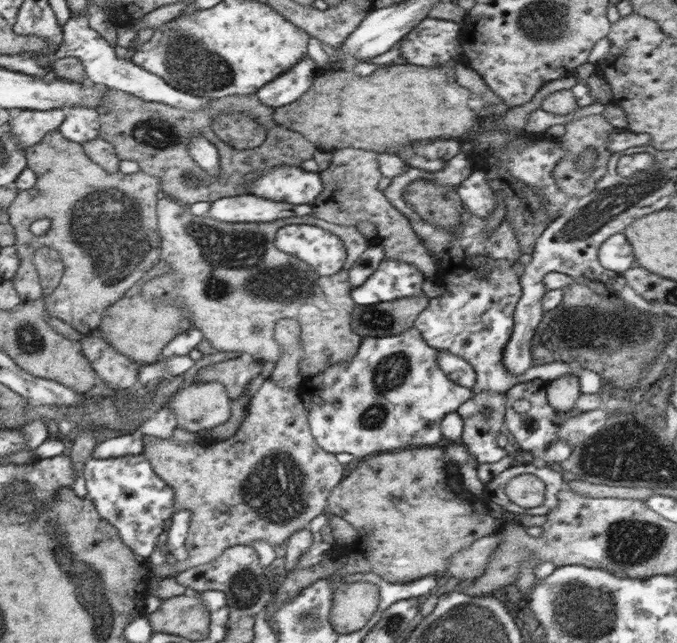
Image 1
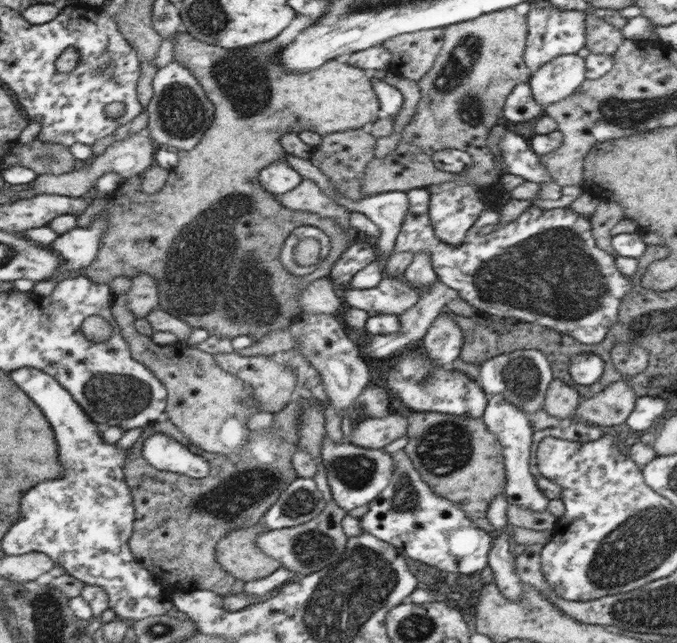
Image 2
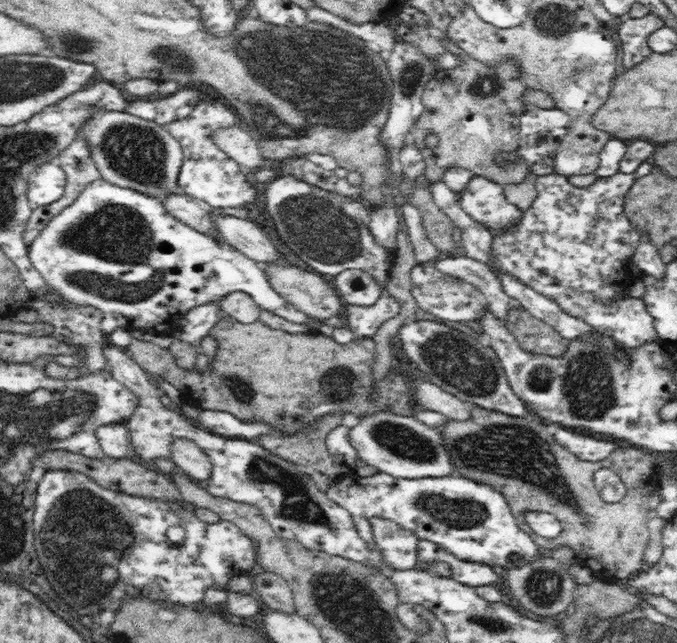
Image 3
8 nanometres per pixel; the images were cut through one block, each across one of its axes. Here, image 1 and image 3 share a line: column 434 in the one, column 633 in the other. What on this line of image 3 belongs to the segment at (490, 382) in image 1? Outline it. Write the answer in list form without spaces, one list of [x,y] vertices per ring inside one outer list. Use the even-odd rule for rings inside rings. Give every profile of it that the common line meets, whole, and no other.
[[[644,161],[635,172],[600,177],[586,187],[576,187],[568,182],[568,178],[557,173],[537,176],[537,195],[531,207],[523,212],[520,222],[510,232],[493,237],[493,257],[489,260],[489,267],[492,271],[507,272],[522,284],[556,301],[564,312],[584,320],[595,332],[611,336],[612,342],[620,346],[623,344],[624,348],[638,348],[646,342],[654,342],[659,336],[646,304],[640,297],[630,296],[627,290],[636,278],[630,274],[628,260],[636,252],[641,233],[625,215],[623,205],[623,199],[632,184],[652,170],[651,161]]]

